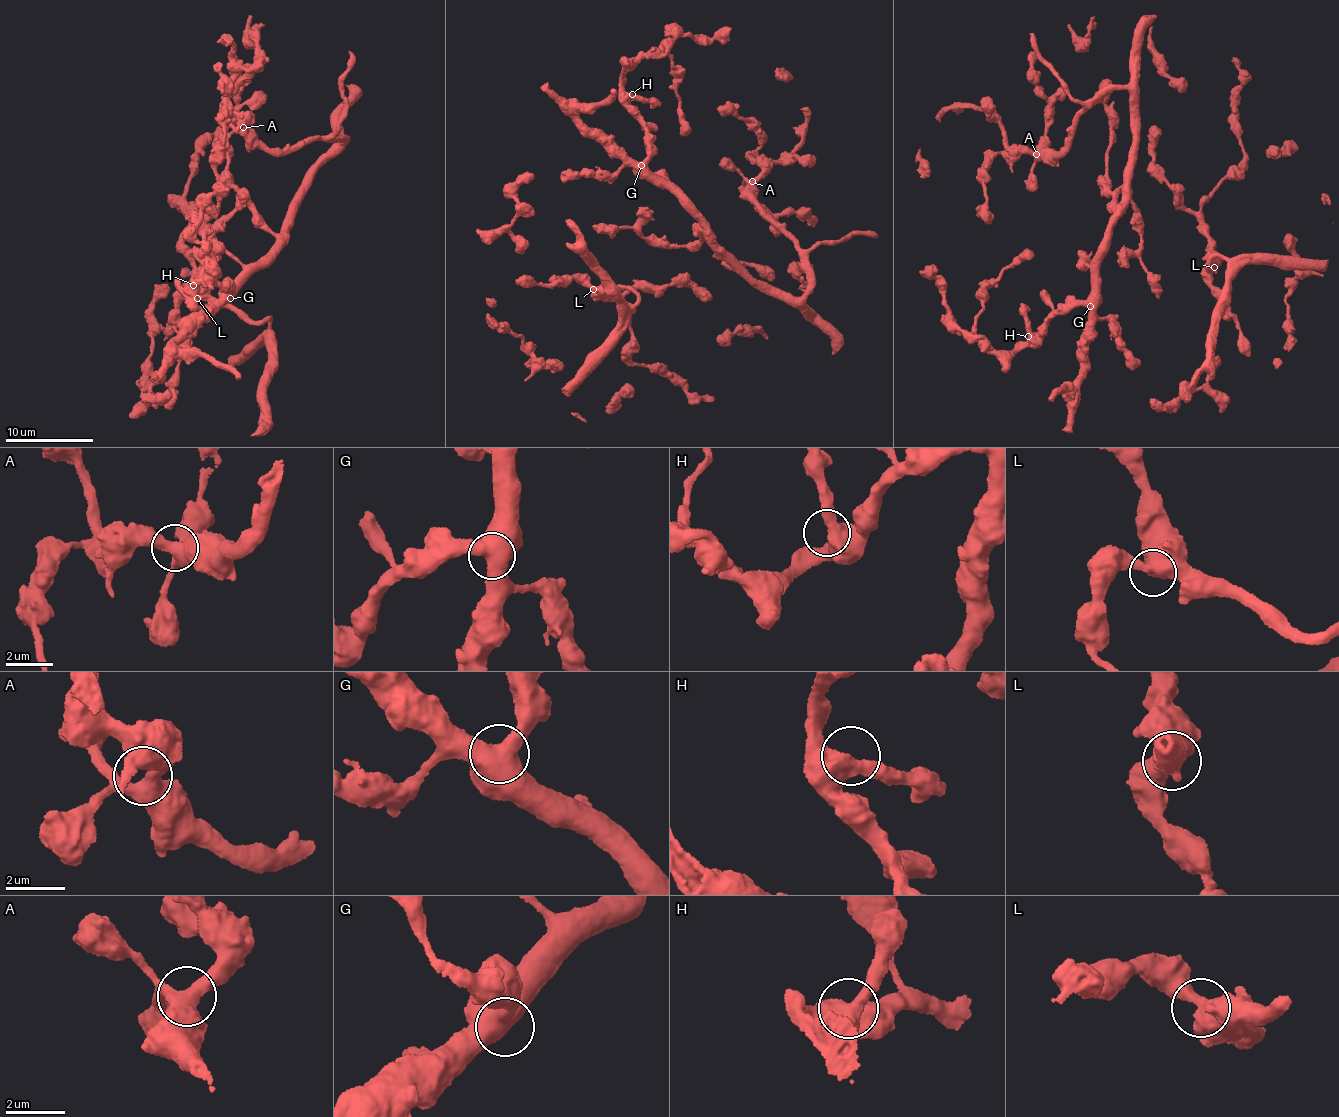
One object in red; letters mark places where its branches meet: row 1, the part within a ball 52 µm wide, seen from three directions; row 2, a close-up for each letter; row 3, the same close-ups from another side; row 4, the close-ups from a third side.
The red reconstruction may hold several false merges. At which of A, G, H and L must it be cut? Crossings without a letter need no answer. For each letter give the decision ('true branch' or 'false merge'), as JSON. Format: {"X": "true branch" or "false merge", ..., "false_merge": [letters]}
{"A": "true branch", "G": "true branch", "H": "true branch", "L": "true branch", "false_merge": []}

